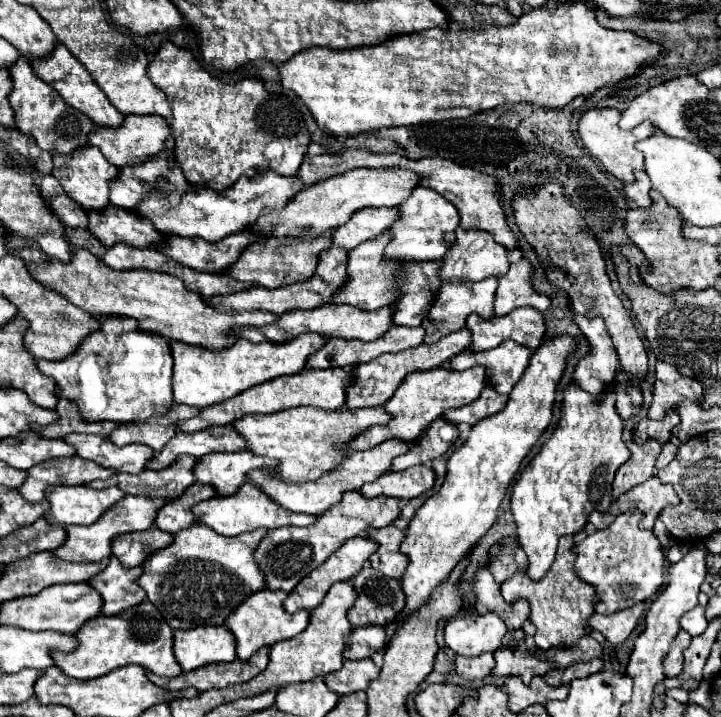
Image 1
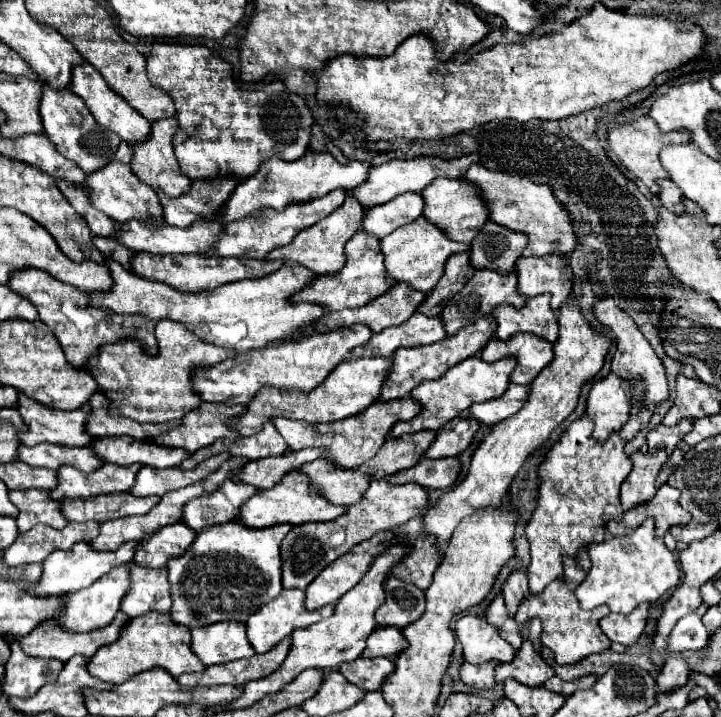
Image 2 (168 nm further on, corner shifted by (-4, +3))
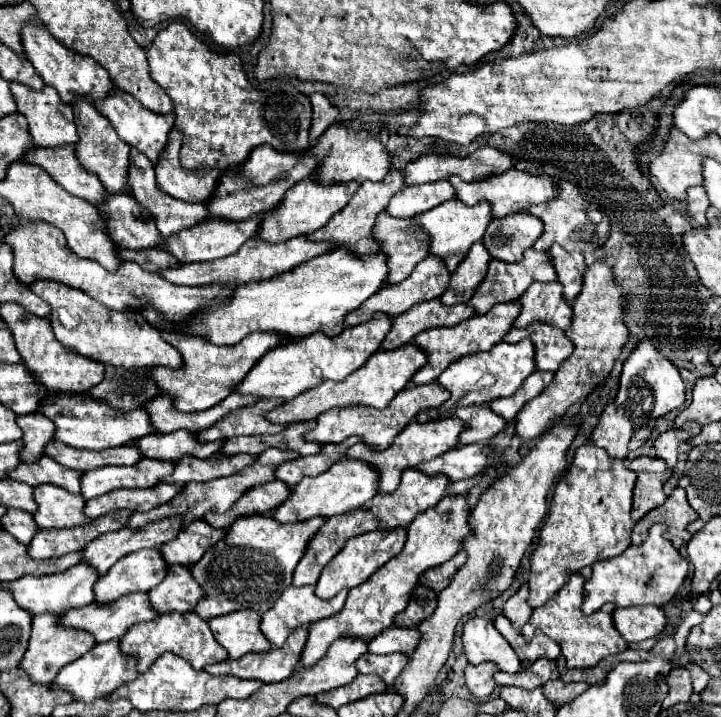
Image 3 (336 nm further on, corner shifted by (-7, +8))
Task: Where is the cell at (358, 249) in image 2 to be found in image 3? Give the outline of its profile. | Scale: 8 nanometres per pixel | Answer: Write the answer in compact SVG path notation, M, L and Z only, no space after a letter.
M381 212L375 220L373 238L381 246L381 254L387 256L387 284L405 280L427 258L427 236L419 228L411 228L411 220L391 220L387 212Z

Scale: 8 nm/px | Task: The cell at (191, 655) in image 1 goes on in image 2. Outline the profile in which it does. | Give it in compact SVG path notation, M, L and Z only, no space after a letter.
M222 621L192 629L192 649L208 665L252 657L246 625L238 621Z

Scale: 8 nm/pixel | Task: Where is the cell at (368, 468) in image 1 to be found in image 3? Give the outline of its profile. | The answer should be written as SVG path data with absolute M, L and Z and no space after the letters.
M455 416L451 418L445 418L445 420L433 420L433 422L425 422L425 424L419 424L419 422L411 422L407 424L407 428L403 428L401 434L395 436L393 444L381 452L371 452L365 448L365 444L355 444L347 450L347 456L349 458L355 458L355 460L363 460L367 462L369 466L377 468L379 472L379 492L393 492L399 484L399 476L403 470L407 468L415 468L417 464L421 462L427 462L427 460L433 460L441 454L445 454L447 450L455 448L457 446L457 436L459 432L463 430L463 422Z

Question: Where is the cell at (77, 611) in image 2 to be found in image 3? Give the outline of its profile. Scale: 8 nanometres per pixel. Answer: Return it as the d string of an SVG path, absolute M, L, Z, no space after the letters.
M157 548L123 556L123 560L111 566L111 572L107 572L107 576L101 576L95 582L95 602L111 604L133 592L149 592L155 584L159 584L159 580L163 580L165 572L167 564Z

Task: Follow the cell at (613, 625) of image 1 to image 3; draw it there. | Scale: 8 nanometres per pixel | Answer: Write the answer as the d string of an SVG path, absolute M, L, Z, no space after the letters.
M633 606L615 608L613 626L625 642L643 642L657 636L665 626L665 614L659 606Z

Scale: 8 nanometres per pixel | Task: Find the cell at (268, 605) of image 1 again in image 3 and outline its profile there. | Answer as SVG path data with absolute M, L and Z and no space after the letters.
M289 586L279 598L277 602L273 604L273 608L269 608L263 616L261 616L261 632L265 634L265 638L273 644L273 646L283 646L287 636L297 628L297 626L303 626L303 624L311 624L315 620L321 620L321 618L329 618L333 614L337 614L343 604L345 604L345 598L347 598L347 592L339 592L339 596L335 600L319 600L313 592L313 586L301 586L301 588L295 588L295 586Z

